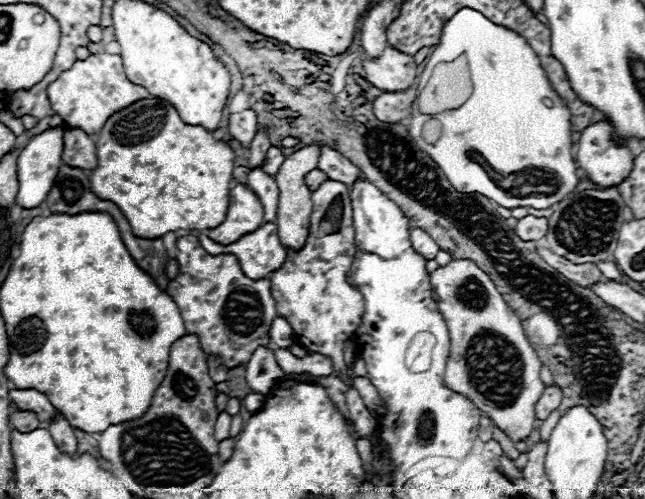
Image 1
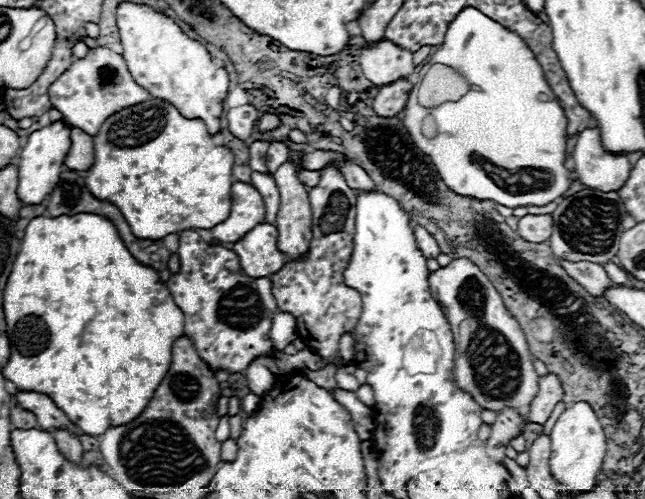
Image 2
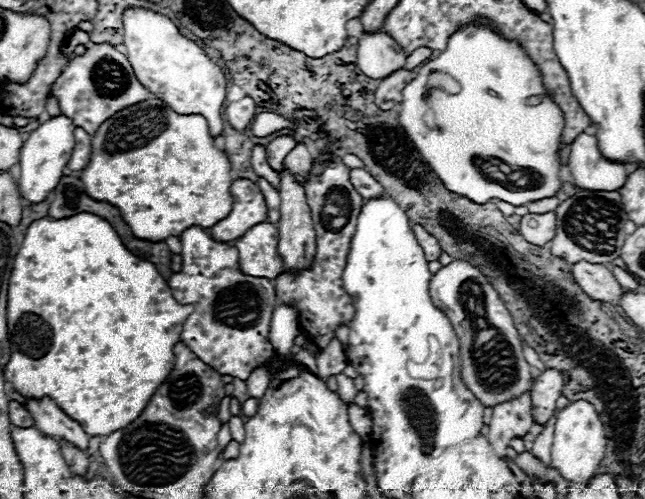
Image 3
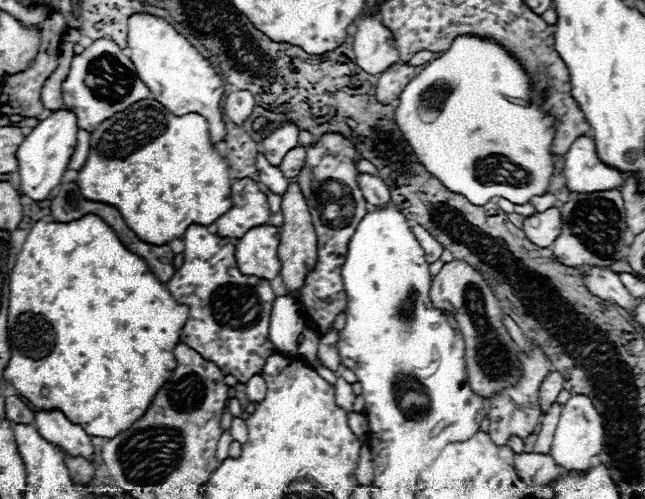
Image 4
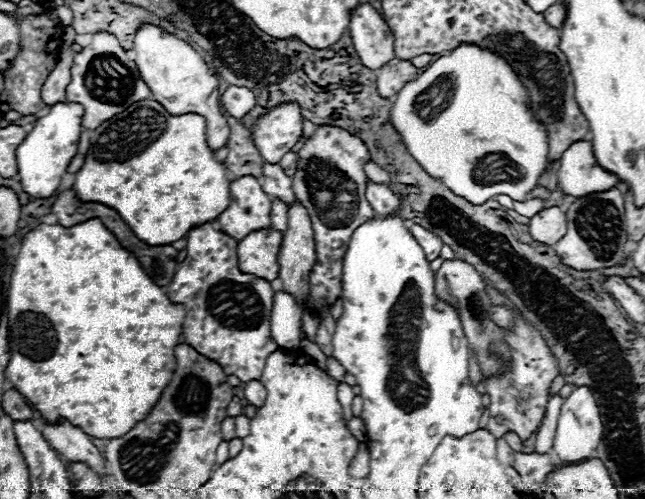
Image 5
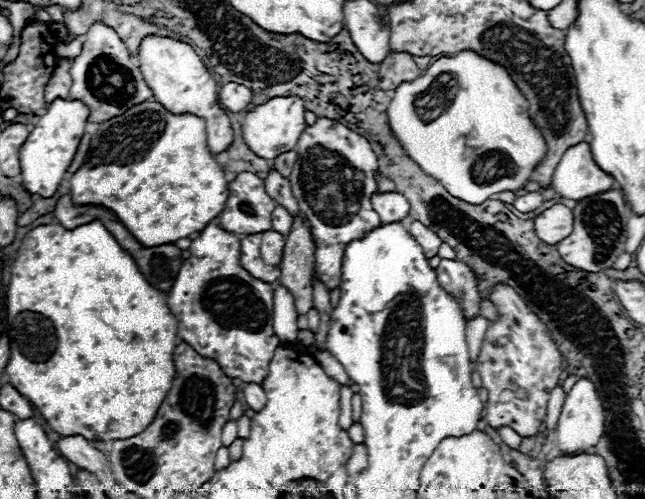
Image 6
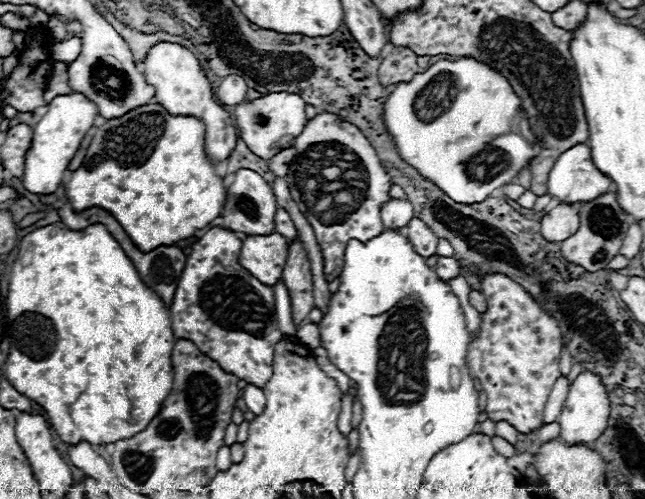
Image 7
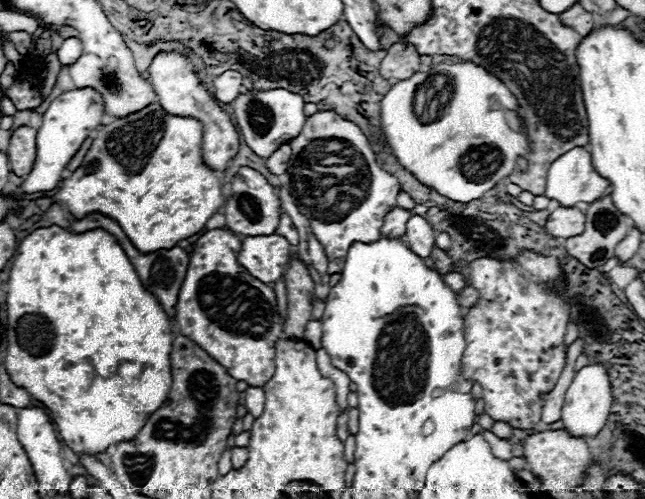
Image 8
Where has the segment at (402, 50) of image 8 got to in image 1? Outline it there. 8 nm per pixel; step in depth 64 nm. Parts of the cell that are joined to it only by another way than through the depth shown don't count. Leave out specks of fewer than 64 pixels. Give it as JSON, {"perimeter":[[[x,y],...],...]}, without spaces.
{"perimeter":[[[416,86],[404,92],[382,92],[374,100],[374,116],[382,122],[404,122],[408,118],[408,108],[416,98]]]}

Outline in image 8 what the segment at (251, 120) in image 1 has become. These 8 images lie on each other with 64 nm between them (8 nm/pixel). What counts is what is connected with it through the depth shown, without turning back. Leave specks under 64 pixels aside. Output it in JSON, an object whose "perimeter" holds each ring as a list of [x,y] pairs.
{"perimeter":[[[226,70],[224,74],[216,76],[212,84],[214,84],[214,96],[226,104],[230,104],[242,92],[242,76],[236,74],[234,70]]]}

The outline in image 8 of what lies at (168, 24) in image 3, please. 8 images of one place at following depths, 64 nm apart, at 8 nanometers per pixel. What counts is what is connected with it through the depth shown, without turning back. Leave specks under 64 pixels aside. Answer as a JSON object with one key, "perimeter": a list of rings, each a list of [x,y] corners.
{"perimeter":[[[162,52],[162,54],[158,54],[154,58],[154,62],[150,64],[150,70],[148,72],[150,72],[148,82],[156,90],[158,104],[168,114],[174,114],[174,116],[190,116],[190,118],[196,118],[198,122],[202,122],[202,158],[204,158],[204,164],[208,168],[212,168],[212,170],[226,170],[228,162],[238,154],[240,134],[238,134],[236,126],[232,124],[230,116],[220,108],[218,100],[198,80],[196,72],[192,70],[192,64],[184,56],[180,56],[178,52],[170,52],[170,54],[164,54]]]}

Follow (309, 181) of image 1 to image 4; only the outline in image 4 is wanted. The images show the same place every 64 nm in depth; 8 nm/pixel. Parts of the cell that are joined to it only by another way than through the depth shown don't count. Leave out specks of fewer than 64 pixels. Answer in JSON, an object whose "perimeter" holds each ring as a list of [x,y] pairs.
{"perimeter":[[[296,146],[284,156],[284,162],[280,162],[280,170],[284,172],[286,178],[298,176],[298,172],[302,170],[302,164],[304,164],[304,152],[306,150],[302,146]]]}

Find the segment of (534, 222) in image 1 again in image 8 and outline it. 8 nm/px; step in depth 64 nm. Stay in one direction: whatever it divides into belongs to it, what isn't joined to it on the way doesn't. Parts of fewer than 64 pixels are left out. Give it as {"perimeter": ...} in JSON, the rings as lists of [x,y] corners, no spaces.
{"perimeter":[[[560,206],[558,210],[554,210],[548,216],[548,220],[546,220],[546,232],[550,236],[570,238],[570,236],[582,234],[584,232],[584,224],[586,224],[586,216],[584,216],[582,210]]]}

